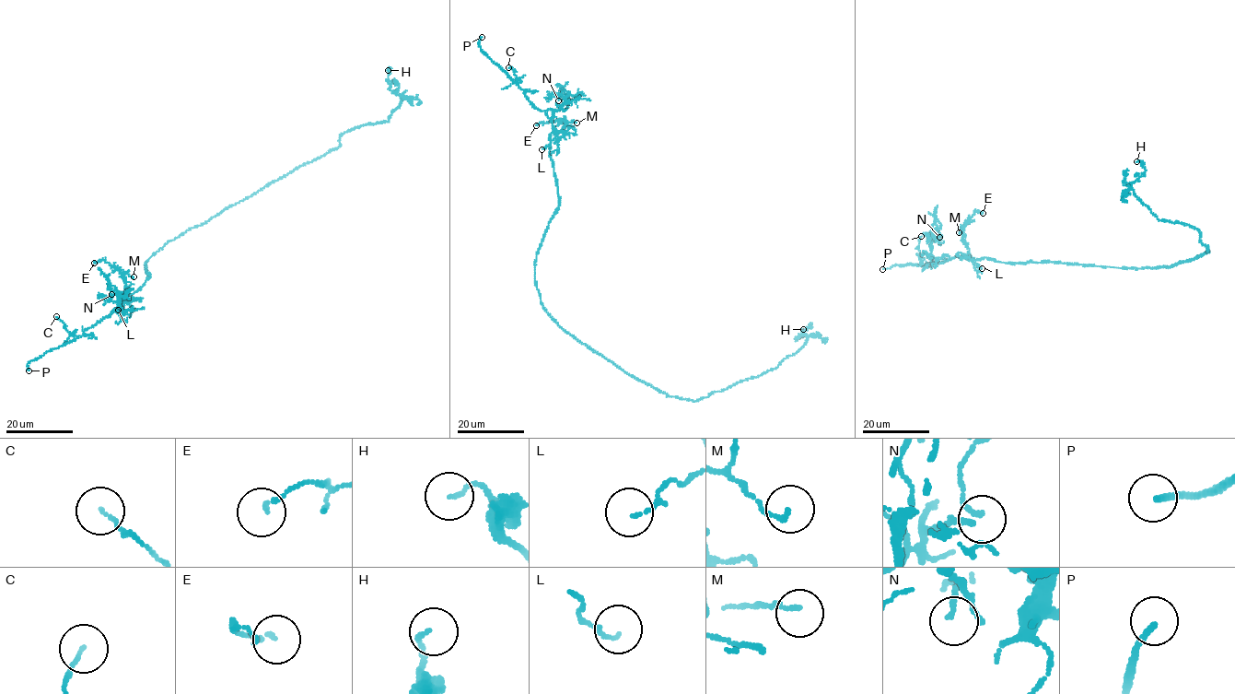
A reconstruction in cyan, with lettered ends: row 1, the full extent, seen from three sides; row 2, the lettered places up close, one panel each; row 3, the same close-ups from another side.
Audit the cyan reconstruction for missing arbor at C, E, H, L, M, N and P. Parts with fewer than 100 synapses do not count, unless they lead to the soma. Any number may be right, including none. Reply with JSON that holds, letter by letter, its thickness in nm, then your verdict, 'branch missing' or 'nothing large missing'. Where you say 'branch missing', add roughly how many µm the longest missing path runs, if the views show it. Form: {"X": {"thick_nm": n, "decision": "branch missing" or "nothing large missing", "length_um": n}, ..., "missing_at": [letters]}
{"C": {"thick_nm": 110, "decision": "nothing large missing"}, "E": {"thick_nm": 110, "decision": "nothing large missing"}, "H": {"thick_nm": 100, "decision": "nothing large missing"}, "L": {"thick_nm": 60, "decision": "nothing large missing"}, "M": {"thick_nm": 110, "decision": "nothing large missing"}, "N": {"thick_nm": 80, "decision": "nothing large missing"}, "P": {"thick_nm": 200, "decision": "branch missing", "length_um": 40}, "missing_at": ["P"]}

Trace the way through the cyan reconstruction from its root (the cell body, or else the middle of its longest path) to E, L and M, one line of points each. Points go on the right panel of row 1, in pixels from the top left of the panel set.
E: (1157, 267), (972, 259), (966, 255), (969, 248), (963, 229), (975, 211), (983, 213)
L: (1157, 267), (1112, 267), (1049, 261), (1009, 263), (966, 256), (982, 268)
M: (1157, 267), (972, 259), (966, 255), (969, 248), (962, 236), (966, 224), (959, 232)

